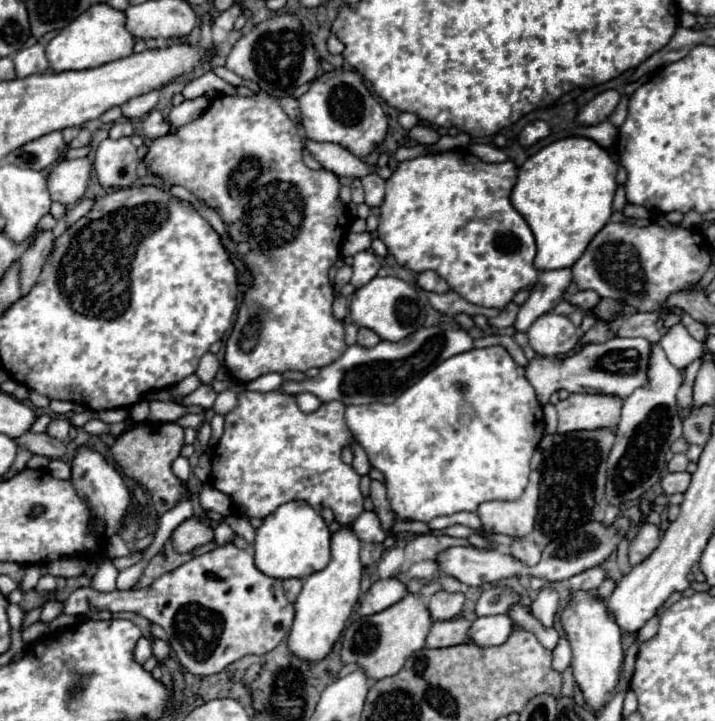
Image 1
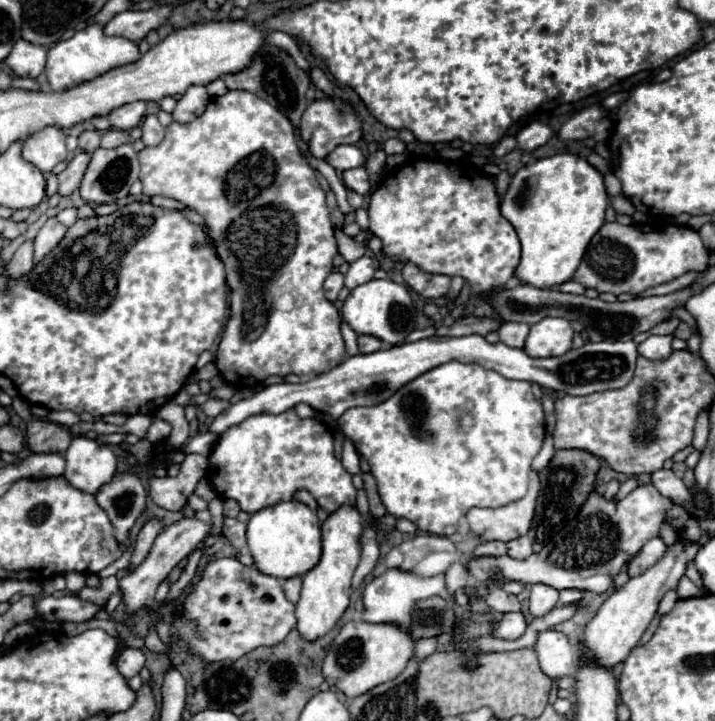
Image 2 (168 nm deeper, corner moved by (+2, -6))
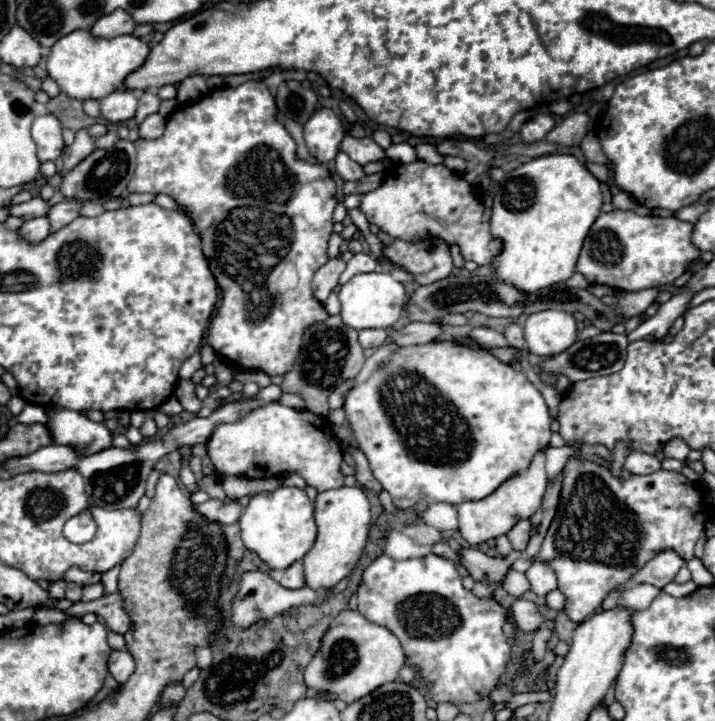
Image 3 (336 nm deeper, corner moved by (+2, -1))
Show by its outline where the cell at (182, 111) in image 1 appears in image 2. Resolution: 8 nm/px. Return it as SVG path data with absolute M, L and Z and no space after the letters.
M202 85L190 87L190 89L178 99L176 109L172 111L174 121L178 121L178 123L194 121L196 117L200 117L200 113L204 113L208 101L210 101L210 95L206 93L206 87L202 87Z

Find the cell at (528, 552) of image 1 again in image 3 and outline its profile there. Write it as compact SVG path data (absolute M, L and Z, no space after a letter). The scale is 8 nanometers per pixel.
M520 520L520 524L516 524L516 526L508 532L508 540L510 540L512 548L518 550L518 552L526 550L528 538L530 538L530 520Z

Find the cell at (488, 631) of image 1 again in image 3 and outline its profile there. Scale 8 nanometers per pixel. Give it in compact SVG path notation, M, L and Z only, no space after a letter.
M518 598L510 606L510 616L514 620L514 626L522 632L534 632L544 622L536 604L530 602L530 600L524 600L524 598Z

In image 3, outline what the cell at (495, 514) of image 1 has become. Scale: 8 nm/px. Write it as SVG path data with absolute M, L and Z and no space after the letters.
M538 452L528 472L522 472L520 476L512 476L512 480L506 480L496 492L492 492L492 496L486 496L484 500L464 502L458 506L458 522L460 522L462 538L470 546L476 546L490 538L508 534L516 522L528 520L540 508L546 484L548 484L548 478L544 472L544 452Z

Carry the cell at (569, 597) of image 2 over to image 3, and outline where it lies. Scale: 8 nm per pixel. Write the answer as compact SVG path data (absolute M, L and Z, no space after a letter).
M552 590L552 592L546 596L546 604L548 604L548 608L552 608L552 610L564 610L566 596L564 596L560 590Z

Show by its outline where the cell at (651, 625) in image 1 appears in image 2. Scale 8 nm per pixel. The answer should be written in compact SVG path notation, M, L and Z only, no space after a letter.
M670 589L670 591L662 597L660 607L658 607L658 613L660 613L660 615L668 613L668 611L674 607L674 603L676 603L676 601L678 601L678 593L676 593L676 589Z

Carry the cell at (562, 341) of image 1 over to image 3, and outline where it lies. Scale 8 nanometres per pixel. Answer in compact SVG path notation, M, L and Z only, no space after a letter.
M548 310L528 316L524 324L526 346L532 354L554 356L570 348L576 340L576 320L570 312Z

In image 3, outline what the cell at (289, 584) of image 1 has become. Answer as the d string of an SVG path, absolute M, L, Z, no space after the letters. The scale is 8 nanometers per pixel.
M294 562L290 568L284 570L284 576L280 580L284 588L302 588L304 586L304 572L302 572L302 562Z

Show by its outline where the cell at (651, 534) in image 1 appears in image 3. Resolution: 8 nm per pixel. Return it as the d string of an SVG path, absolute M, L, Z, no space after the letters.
M672 548L660 550L652 560L648 560L648 564L642 570L638 570L630 578L628 588L636 586L636 584L652 584L652 586L664 588L664 584L674 580L674 576L678 574L678 570L684 564L686 562L676 554L676 550L672 550Z

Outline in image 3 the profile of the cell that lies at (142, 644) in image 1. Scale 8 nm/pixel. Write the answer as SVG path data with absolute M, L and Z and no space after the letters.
M114 650L108 660L108 670L120 684L124 684L136 670L136 662L128 650Z

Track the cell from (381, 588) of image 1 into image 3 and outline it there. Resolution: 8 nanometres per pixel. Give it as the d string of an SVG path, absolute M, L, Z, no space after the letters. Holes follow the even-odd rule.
M382 554L364 570L356 596L364 618L396 634L406 652L406 664L420 672L438 702L474 702L490 694L502 676L510 658L510 644L502 632L508 612L496 600L476 598L464 590L450 560L428 554L396 562ZM416 594L434 594L434 602L418 602L402 612L402 602Z

